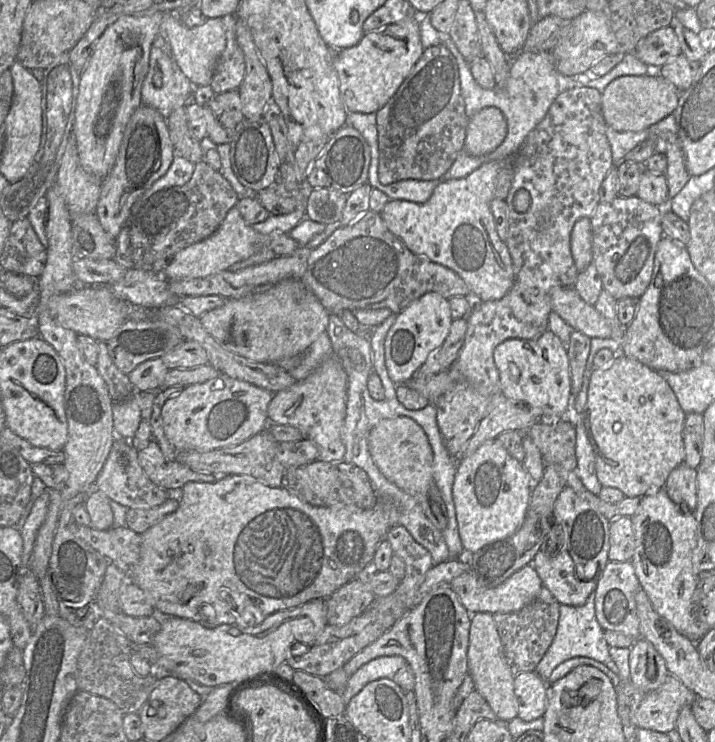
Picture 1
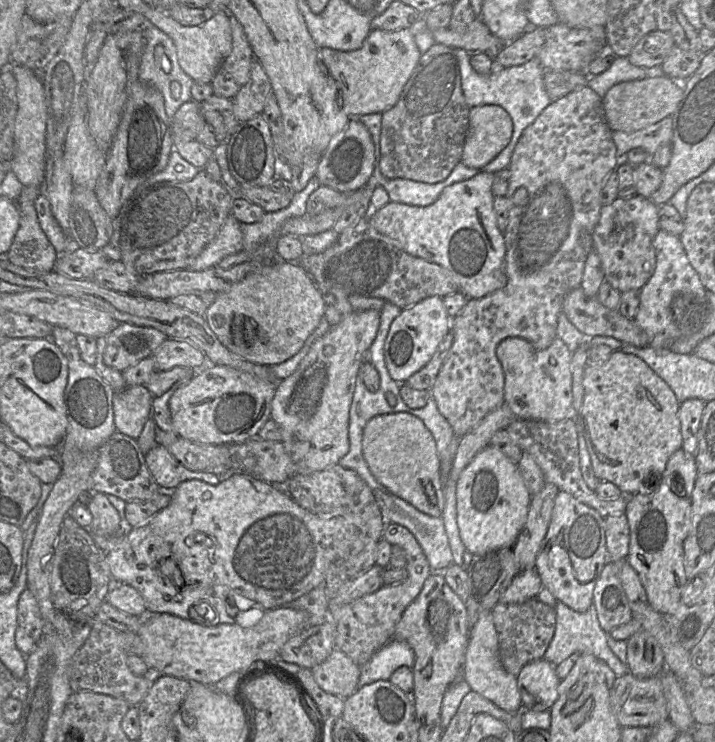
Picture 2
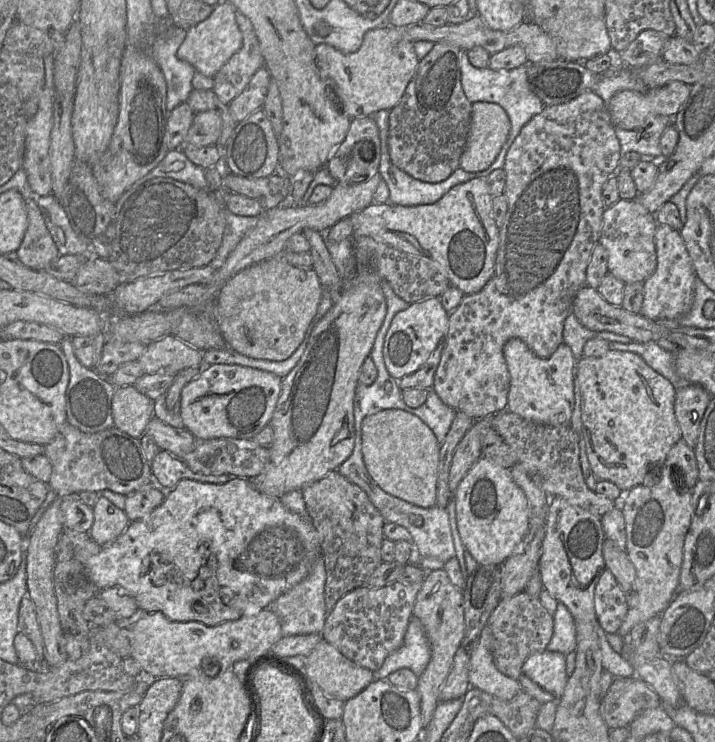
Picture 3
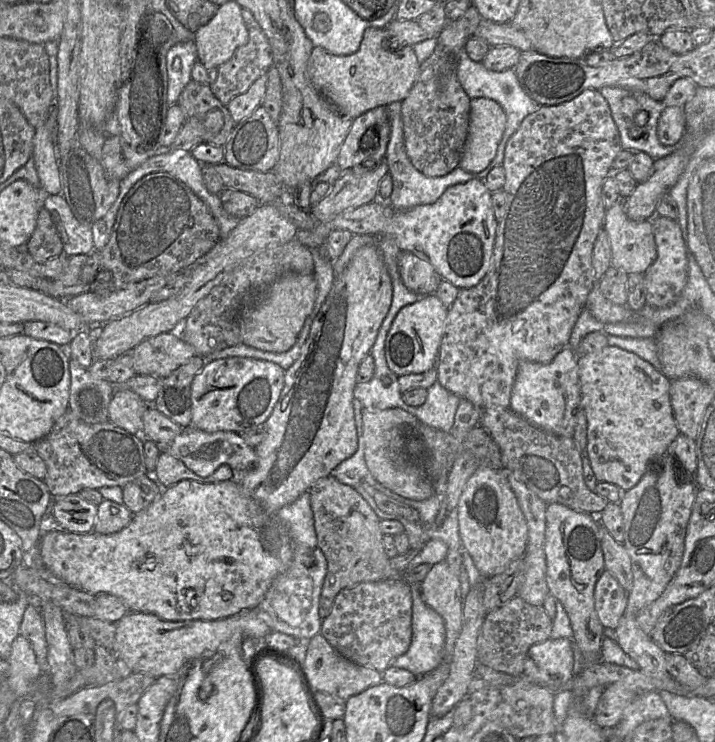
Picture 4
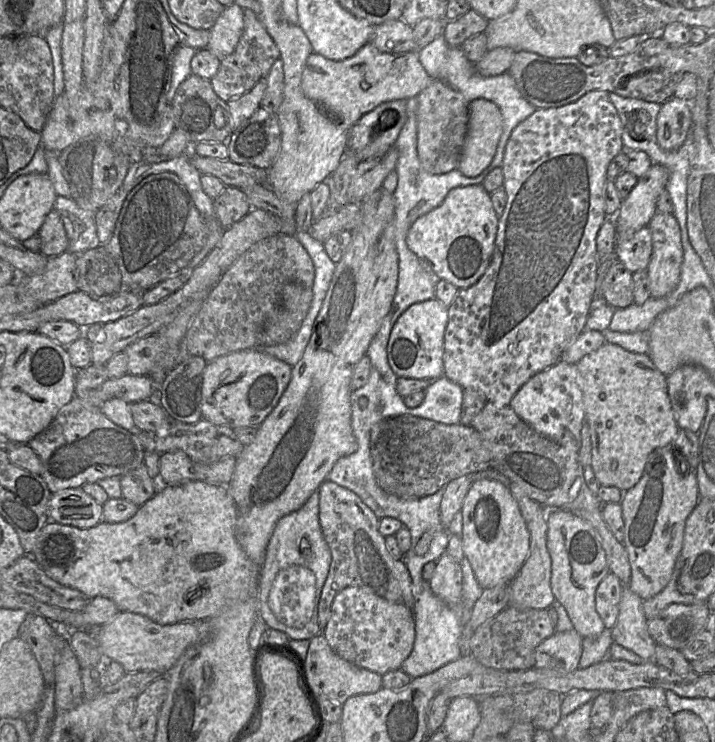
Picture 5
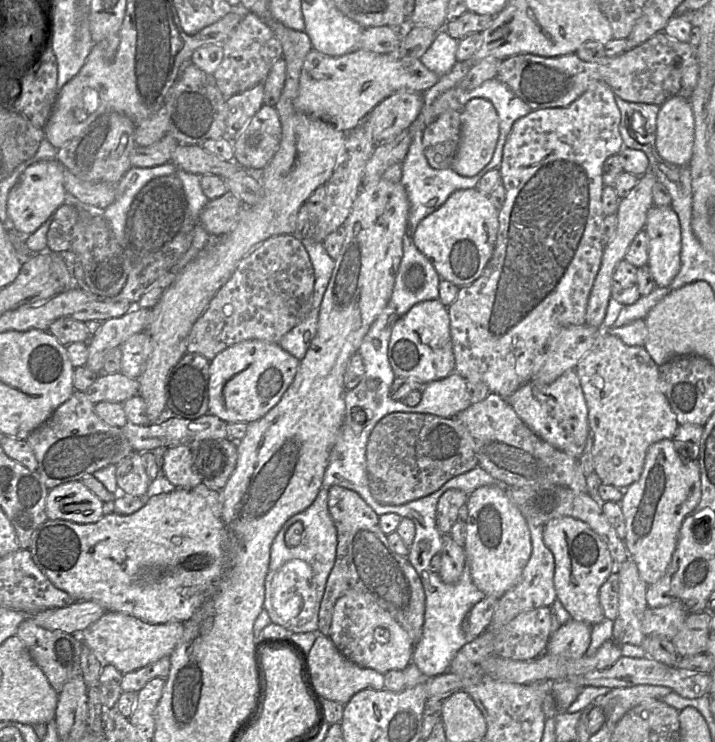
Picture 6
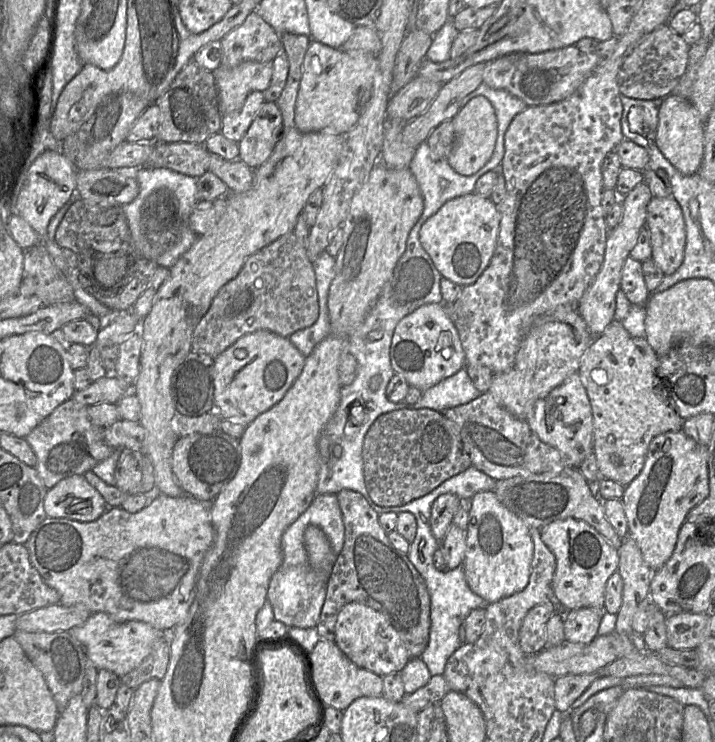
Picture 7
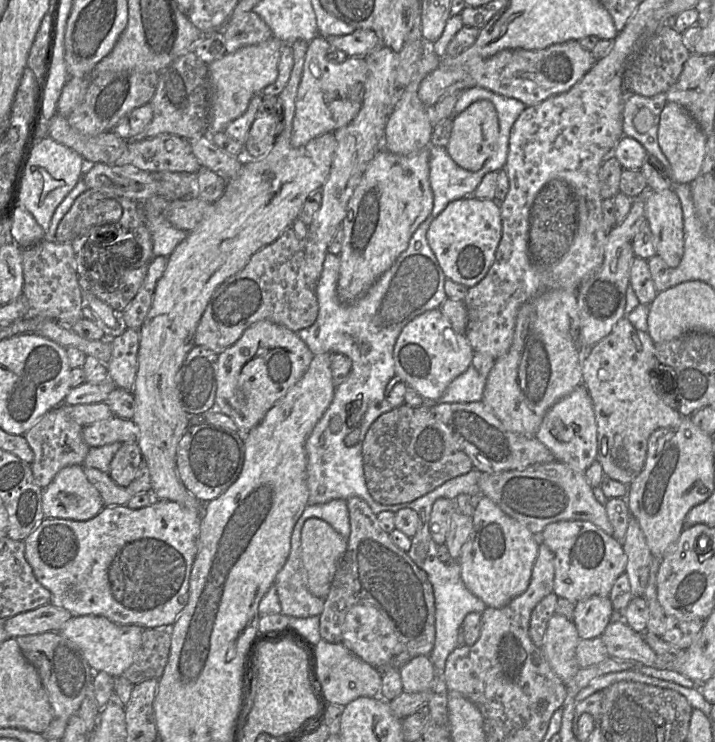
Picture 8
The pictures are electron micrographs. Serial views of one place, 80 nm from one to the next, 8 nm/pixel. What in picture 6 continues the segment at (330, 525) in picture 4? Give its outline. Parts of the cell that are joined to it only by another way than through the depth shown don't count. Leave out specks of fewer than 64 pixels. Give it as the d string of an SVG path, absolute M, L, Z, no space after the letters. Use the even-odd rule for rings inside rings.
M334 485L328 489L328 510L337 531L333 568L325 585L318 614L318 631L329 636L334 605L349 590L368 594L406 630L416 644L422 637L425 592L406 557L395 553L379 525L379 516L355 491Z

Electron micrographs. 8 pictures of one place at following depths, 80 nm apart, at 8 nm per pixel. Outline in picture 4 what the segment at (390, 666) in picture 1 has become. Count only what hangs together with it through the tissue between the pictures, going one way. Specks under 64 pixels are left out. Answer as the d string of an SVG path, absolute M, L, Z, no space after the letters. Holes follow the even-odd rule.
M412 583L412 639L406 653L392 667L410 671L417 678L444 662L445 626L442 617L422 599L420 585Z

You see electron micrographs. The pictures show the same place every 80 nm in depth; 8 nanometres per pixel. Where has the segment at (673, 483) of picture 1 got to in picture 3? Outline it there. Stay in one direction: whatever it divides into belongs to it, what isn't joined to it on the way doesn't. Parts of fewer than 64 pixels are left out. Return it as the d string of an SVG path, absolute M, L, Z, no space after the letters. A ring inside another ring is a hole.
M682 438L670 449L664 463L669 467L677 467L671 470L672 474L677 473L676 479L680 481L677 484L683 484L681 486L686 489L692 489L699 481L694 449Z

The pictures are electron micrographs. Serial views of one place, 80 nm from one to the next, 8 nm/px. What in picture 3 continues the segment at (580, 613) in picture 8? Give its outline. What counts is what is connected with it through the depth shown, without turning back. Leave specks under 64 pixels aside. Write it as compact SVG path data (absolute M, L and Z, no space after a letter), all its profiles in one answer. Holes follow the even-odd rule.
M545 650L524 661L522 674L559 699L568 680L565 668L566 655Z

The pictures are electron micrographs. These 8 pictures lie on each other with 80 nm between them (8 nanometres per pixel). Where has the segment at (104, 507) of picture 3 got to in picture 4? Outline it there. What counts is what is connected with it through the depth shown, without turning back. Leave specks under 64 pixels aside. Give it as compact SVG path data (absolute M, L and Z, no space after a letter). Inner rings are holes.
M103 499L97 506L93 531L109 535L119 532L132 520L133 513L124 505Z

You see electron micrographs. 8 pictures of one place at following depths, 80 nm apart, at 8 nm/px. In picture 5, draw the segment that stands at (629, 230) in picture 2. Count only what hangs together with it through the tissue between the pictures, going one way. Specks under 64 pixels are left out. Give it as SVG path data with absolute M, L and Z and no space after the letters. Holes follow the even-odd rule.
M645 226L635 232L629 239L617 241L615 256L617 261L635 273L646 270L652 255L652 235L650 228Z

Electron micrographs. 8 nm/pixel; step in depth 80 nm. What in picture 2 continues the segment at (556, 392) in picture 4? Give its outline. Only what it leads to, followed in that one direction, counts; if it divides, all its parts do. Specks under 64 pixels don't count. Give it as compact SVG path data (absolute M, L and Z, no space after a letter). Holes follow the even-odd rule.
M507 337L496 348L496 356L504 372L504 401L516 418L555 422L572 412L572 352L555 338L544 350L536 350L520 337Z

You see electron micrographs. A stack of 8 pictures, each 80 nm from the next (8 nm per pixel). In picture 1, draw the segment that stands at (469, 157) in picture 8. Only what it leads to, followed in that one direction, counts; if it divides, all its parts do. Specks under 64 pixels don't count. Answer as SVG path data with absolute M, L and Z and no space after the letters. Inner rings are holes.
M486 107L469 118L464 149L471 155L482 156L499 147L506 135L504 114L496 107Z

